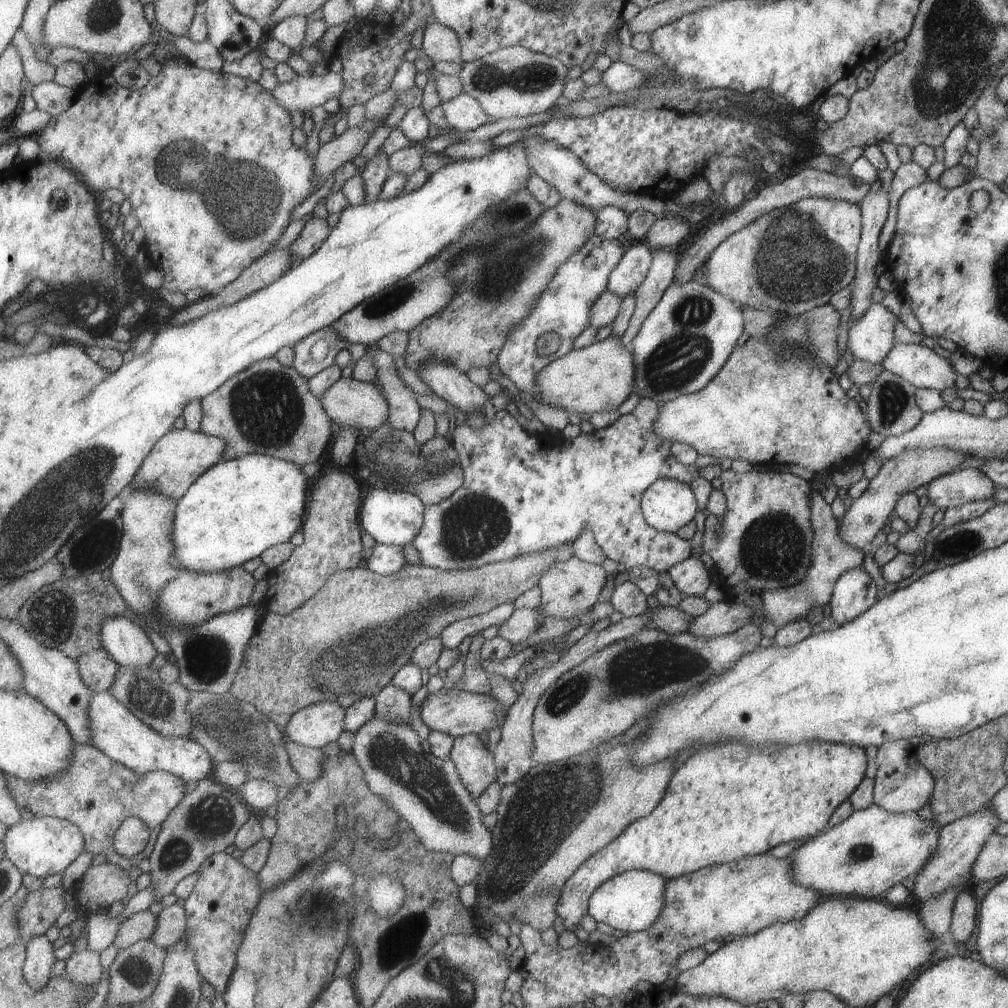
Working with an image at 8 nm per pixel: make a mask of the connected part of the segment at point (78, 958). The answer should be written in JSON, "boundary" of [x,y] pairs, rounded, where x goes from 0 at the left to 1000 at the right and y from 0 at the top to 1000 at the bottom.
{"boundary":[[[86,940],[73,944],[67,951],[63,965],[74,975],[99,976],[105,969],[100,944]]]}

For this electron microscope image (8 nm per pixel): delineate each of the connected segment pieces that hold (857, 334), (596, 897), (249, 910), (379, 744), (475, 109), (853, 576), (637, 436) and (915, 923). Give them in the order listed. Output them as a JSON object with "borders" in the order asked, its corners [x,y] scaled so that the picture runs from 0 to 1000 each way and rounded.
{"borders":[[[[865,301],[858,313],[848,320],[843,319],[840,345],[846,349],[851,357],[861,358],[865,361],[876,360],[881,350],[889,340],[887,323],[892,315],[877,302]]],[[[626,863],[608,869],[593,880],[585,891],[585,907],[591,915],[599,915],[608,922],[620,926],[638,924],[653,911],[659,897],[659,878],[661,872],[651,866]]],[[[226,845],[211,847],[198,860],[199,872],[190,889],[182,895],[187,905],[187,935],[191,937],[199,966],[215,983],[224,986],[237,955],[237,944],[244,933],[262,885],[257,866]]],[[[374,708],[371,714],[354,726],[351,745],[363,765],[369,784],[390,798],[390,801],[398,808],[402,818],[406,817],[427,843],[450,845],[453,849],[464,846],[477,851],[480,855],[490,848],[488,841],[491,839],[491,827],[478,815],[481,807],[458,774],[451,754],[449,752],[440,754],[429,745],[423,746],[421,735],[408,719],[389,717]]],[[[458,92],[439,104],[446,123],[455,130],[469,130],[486,122],[485,111],[471,95]]],[[[856,562],[838,565],[827,578],[822,595],[829,619],[836,620],[859,607],[872,594],[872,585]]],[[[640,395],[634,396],[629,408],[620,412],[615,412],[609,421],[603,422],[598,426],[589,426],[586,430],[576,430],[574,434],[568,436],[562,435],[558,429],[547,430],[544,428],[540,431],[540,438],[538,434],[526,431],[513,415],[508,413],[508,409],[503,407],[494,409],[491,418],[482,423],[478,427],[470,427],[468,423],[459,421],[450,427],[450,439],[456,447],[459,461],[462,468],[462,479],[447,492],[444,496],[437,500],[424,501],[424,519],[420,527],[415,531],[411,540],[417,547],[421,560],[426,563],[435,563],[443,566],[466,565],[478,563],[486,559],[492,557],[513,555],[515,552],[525,551],[526,549],[545,547],[545,544],[555,543],[557,540],[570,537],[571,534],[577,532],[579,528],[579,521],[583,520],[587,526],[590,537],[599,546],[602,554],[609,556],[609,558],[619,560],[623,564],[629,563],[645,563],[652,565],[654,568],[661,568],[667,562],[673,560],[675,557],[681,556],[688,551],[686,539],[682,536],[676,535],[671,529],[662,529],[651,526],[642,519],[637,505],[637,494],[639,487],[655,475],[669,475],[676,479],[686,480],[694,472],[694,464],[690,459],[680,461],[673,458],[666,449],[666,440],[659,436],[656,436],[649,428],[648,421],[654,412],[654,401],[649,397]]],[[[824,891],[815,892],[812,897],[808,898],[800,907],[798,911],[791,914],[771,915],[760,921],[757,921],[750,927],[739,930],[728,930],[721,934],[718,934],[714,941],[702,947],[702,949],[692,958],[686,961],[677,963],[670,972],[666,975],[669,980],[673,980],[684,987],[688,987],[690,990],[698,990],[700,988],[718,989],[734,996],[747,997],[756,993],[775,993],[776,990],[785,985],[786,986],[800,986],[804,983],[820,982],[826,987],[834,990],[841,998],[866,998],[866,996],[877,986],[883,983],[893,982],[893,977],[901,968],[907,966],[907,962],[912,958],[915,958],[921,953],[921,948],[925,944],[925,938],[923,938],[923,933],[927,931],[922,922],[918,920],[907,903],[901,903],[901,901],[891,901],[880,895],[873,895],[873,893],[865,892],[852,892],[852,891]]]]}

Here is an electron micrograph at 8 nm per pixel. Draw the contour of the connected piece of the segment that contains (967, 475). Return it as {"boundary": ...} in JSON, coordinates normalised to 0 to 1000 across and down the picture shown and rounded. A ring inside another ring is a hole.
{"boundary":[[[959,464],[951,468],[943,468],[942,471],[933,472],[926,475],[921,480],[920,486],[914,486],[919,489],[922,496],[925,497],[931,504],[951,503],[958,499],[966,497],[977,497],[980,495],[986,495],[988,490],[989,480],[985,479],[978,470],[976,470],[971,464]]]}

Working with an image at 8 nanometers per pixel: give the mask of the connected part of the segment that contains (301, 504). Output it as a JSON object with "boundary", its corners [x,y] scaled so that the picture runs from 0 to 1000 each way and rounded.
{"boundary":[[[258,449],[220,456],[210,463],[178,498],[174,539],[184,565],[227,566],[267,544],[287,539],[303,522],[312,484],[309,475],[296,459]]]}

